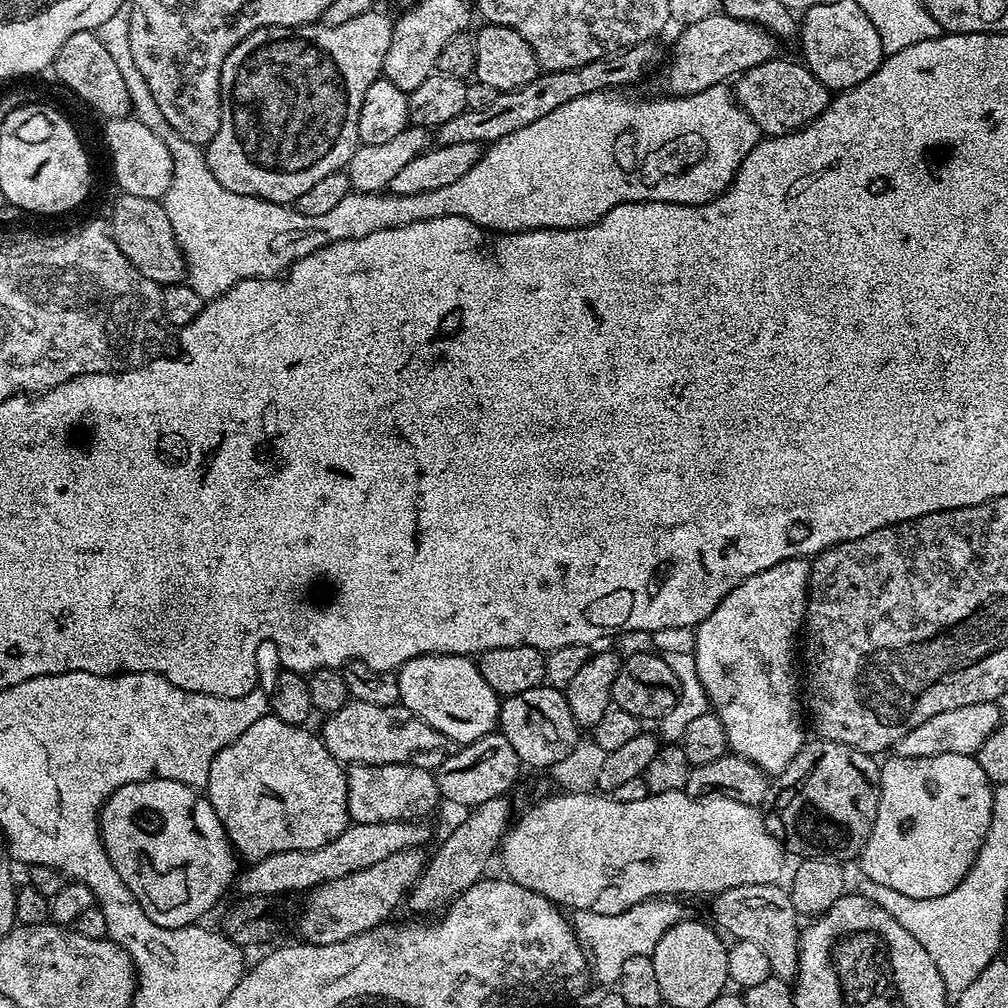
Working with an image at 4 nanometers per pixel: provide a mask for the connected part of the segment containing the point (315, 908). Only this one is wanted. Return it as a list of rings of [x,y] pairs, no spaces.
[[[404,848],[401,852],[382,858],[382,862],[374,862],[374,866],[366,866],[346,878],[329,880],[311,889],[306,896],[308,901],[304,904],[304,913],[300,916],[299,939],[309,944],[333,944],[354,938],[363,932],[369,932],[371,928],[377,928],[378,925],[385,923],[391,917],[388,915],[399,904],[401,907],[402,901],[424,875],[426,856],[422,853],[420,848]]]

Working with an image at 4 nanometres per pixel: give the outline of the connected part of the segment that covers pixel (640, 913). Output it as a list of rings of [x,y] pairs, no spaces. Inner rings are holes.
[[[653,898],[630,906],[630,910],[622,914],[576,912],[574,916],[576,936],[590,957],[590,972],[595,983],[597,980],[600,984],[608,984],[604,986],[615,985],[619,981],[622,965],[627,959],[651,956],[662,934],[666,934],[668,928],[673,928],[675,924],[685,919],[686,912],[678,903],[680,902],[674,898]]]

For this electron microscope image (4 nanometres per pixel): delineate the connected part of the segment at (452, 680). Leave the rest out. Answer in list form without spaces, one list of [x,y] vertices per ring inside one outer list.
[[[419,656],[408,660],[398,670],[400,681],[400,703],[422,718],[434,730],[446,734],[453,745],[473,744],[478,738],[490,734],[497,727],[500,719],[501,697],[490,690],[486,678],[482,678],[480,665],[475,659],[466,656]]]

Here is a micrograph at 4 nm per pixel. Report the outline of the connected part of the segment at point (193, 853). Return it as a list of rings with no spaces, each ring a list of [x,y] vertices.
[[[153,778],[114,790],[100,810],[100,839],[114,870],[130,886],[146,918],[163,928],[184,928],[197,923],[199,916],[206,915],[223,898],[231,884],[233,887],[238,876],[238,857],[218,814],[214,814],[214,806],[207,795],[182,782]]]

